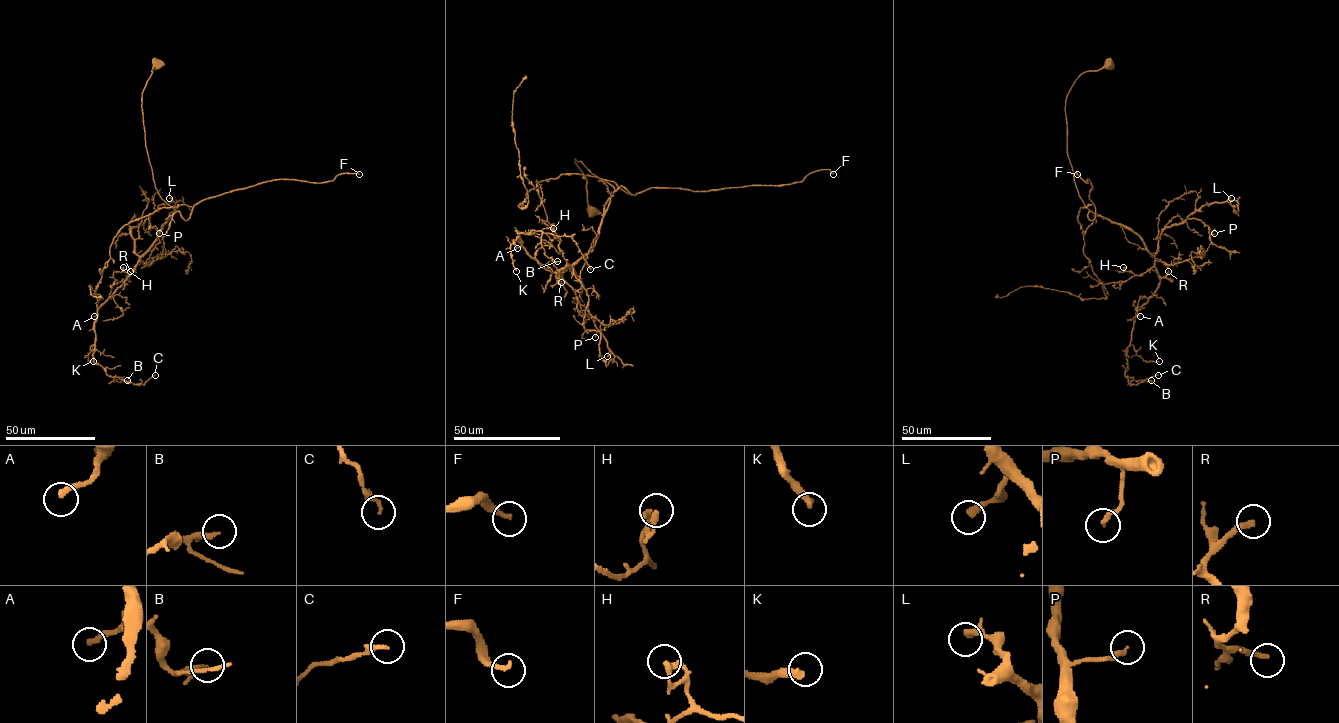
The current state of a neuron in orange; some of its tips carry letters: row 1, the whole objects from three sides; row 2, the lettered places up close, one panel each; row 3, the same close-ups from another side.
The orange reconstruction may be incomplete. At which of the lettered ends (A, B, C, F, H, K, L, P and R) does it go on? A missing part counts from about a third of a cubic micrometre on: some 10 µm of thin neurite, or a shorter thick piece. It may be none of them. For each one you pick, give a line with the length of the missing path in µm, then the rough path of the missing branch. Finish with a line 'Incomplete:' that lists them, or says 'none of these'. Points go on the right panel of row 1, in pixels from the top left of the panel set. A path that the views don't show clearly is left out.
A: missing 35 µm
F: missing 70 µm
K: missing 35 µm; course (1159, 361), (1182, 362), (1188, 353), (1187, 347), (1190, 348)
R: missing 50 µm
Incomplete: A, F, K, R

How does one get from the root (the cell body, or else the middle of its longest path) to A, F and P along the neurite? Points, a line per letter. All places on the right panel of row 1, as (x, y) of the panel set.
A: (1109, 65), (1083, 72), (1069, 92), (1067, 152), (1084, 205), (1129, 227), (1154, 258), (1159, 284), (1140, 316)
F: (1109, 65), (1083, 72), (1065, 105), (1069, 159), (1078, 195), (1093, 220), (1091, 183), (1077, 174)
P: (1109, 65), (1083, 72), (1066, 101), (1067, 152), (1084, 205), (1129, 227), (1169, 265), (1202, 256), (1214, 233)

